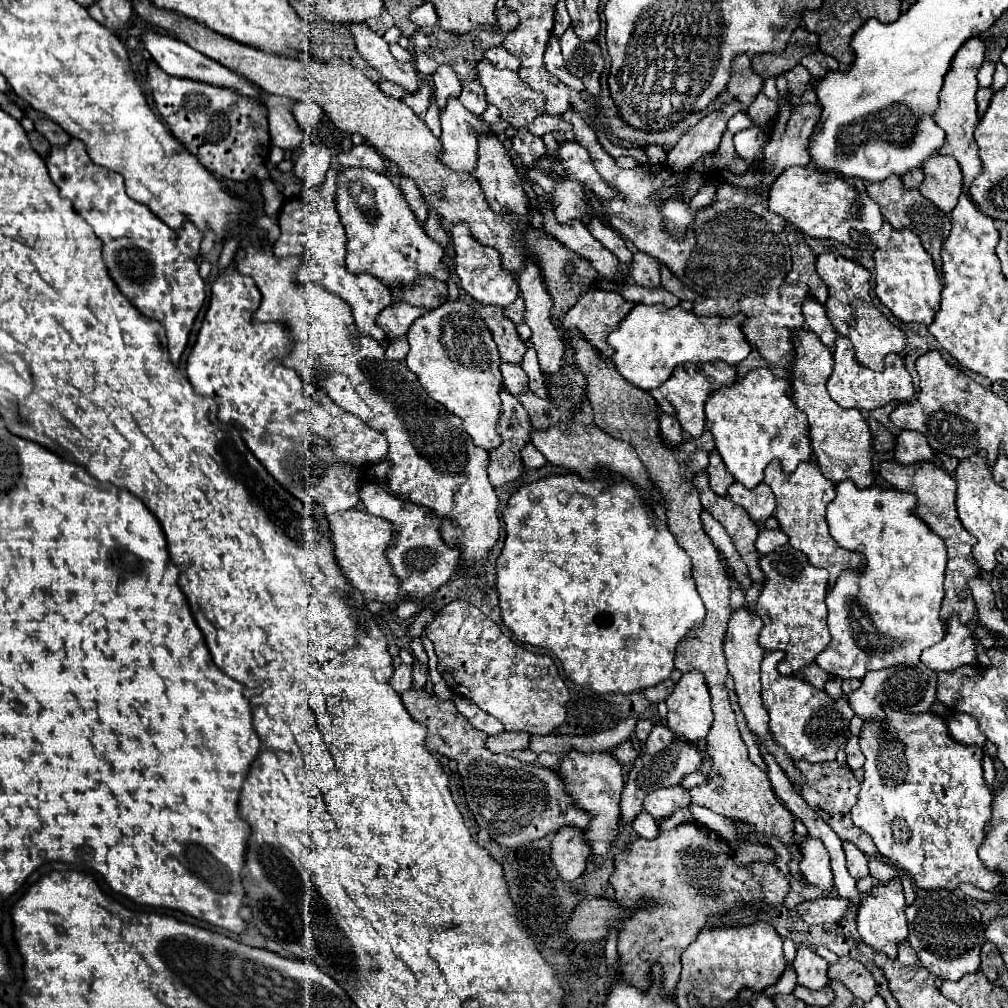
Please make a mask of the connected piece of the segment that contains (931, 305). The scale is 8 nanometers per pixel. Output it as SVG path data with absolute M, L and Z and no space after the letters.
M889 222L881 226L877 234L869 236L877 246L875 258L875 294L883 306L887 306L893 316L901 322L921 322L929 326L939 310L941 280L933 266L931 256L921 246L919 238L911 230L895 230Z

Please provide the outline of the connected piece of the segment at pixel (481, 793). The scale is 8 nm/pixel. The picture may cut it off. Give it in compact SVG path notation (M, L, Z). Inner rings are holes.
M405 690L401 702L413 720L427 726L425 746L459 764L467 806L477 824L485 828L495 842L507 848L519 848L557 832L559 828L585 828L589 824L589 816L571 802L565 794L565 784L553 770L537 764L523 764L513 756L491 754L485 748L487 734L473 728L467 718L457 712L451 700L439 702L427 690Z

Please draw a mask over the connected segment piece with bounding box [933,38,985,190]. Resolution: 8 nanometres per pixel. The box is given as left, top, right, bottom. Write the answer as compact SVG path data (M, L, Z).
M969 38L969 42L965 42L965 46L961 46L961 50L957 50L957 54L953 56L951 68L945 74L943 88L939 92L939 110L933 112L933 120L945 130L945 144L939 148L939 154L949 154L959 162L959 166L963 170L963 188L965 190L969 188L975 174L981 172L981 160L977 154L973 130L979 122L975 92L979 88L977 72L985 60L983 52L985 52L985 44L979 38Z

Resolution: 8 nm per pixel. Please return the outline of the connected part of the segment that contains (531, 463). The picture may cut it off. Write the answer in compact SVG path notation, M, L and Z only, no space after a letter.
M527 444L521 450L521 462L523 462L525 468L541 468L545 464L545 458L533 444Z

